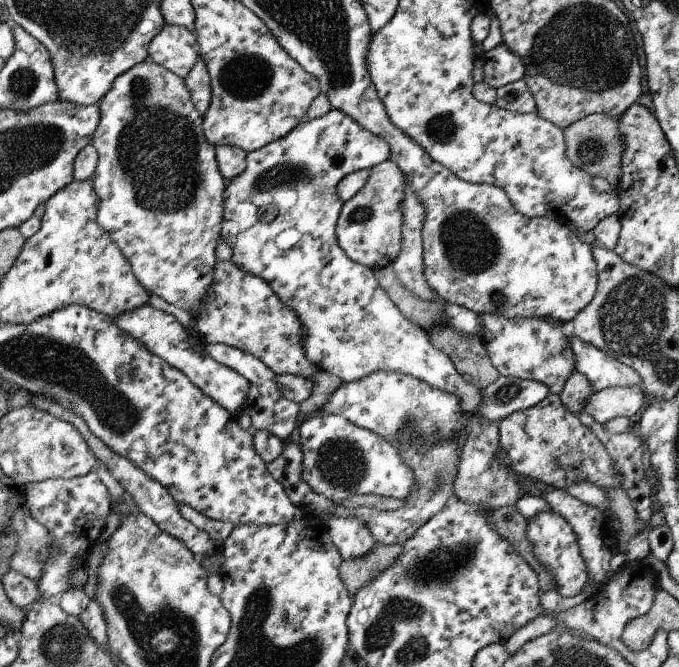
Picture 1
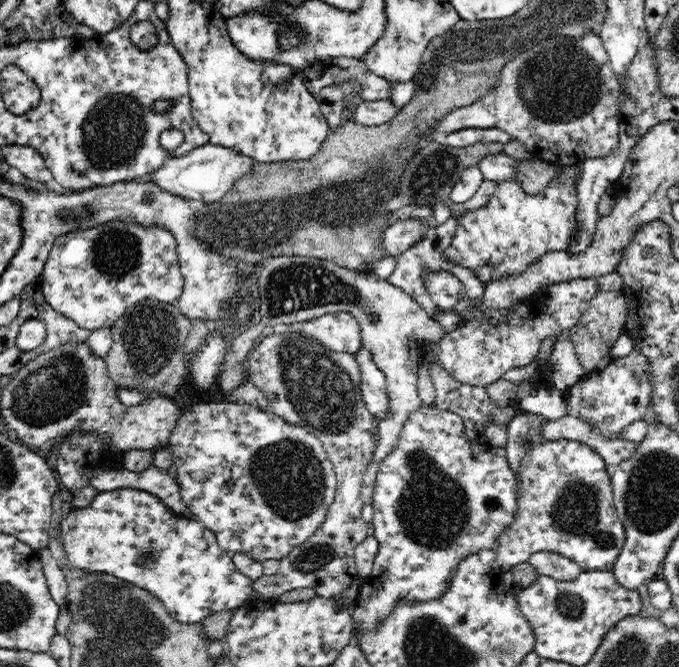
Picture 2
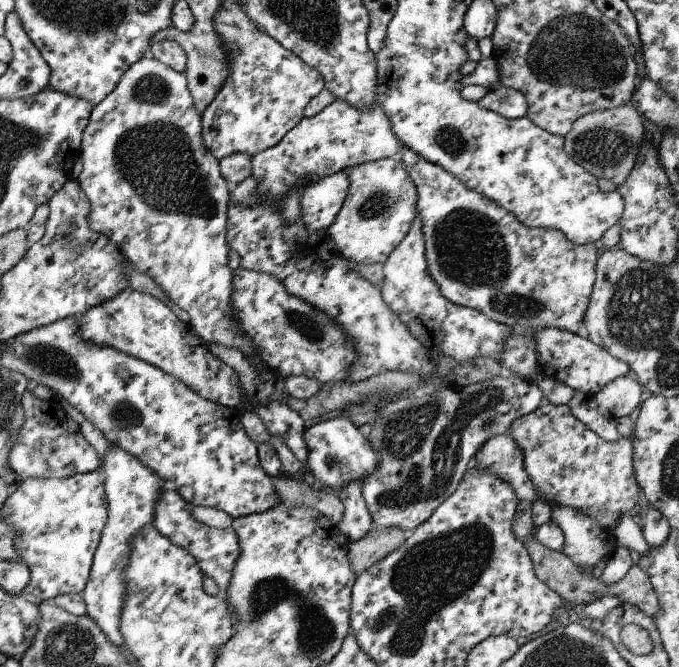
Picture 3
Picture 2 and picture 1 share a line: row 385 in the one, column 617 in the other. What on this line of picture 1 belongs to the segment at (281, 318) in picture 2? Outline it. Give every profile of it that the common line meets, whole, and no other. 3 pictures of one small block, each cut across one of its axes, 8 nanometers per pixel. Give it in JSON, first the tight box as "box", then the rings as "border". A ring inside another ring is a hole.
{"box":[584,386,647,424],"border":[[[638,386],[607,387],[586,400],[584,411],[599,424],[606,424],[615,417],[636,418],[647,399]]]}

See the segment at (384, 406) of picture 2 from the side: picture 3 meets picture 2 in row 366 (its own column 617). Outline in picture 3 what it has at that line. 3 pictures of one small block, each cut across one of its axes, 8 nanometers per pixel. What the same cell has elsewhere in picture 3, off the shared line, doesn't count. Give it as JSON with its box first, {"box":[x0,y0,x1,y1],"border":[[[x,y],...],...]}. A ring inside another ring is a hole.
{"box":[535,328,630,393],"border":[[[557,328],[535,329],[535,354],[542,377],[551,378],[555,382],[563,382],[571,390],[597,393],[601,386],[611,382],[617,376],[630,374],[630,369],[617,358],[613,358],[603,348],[590,342],[581,332],[571,333]]]}

